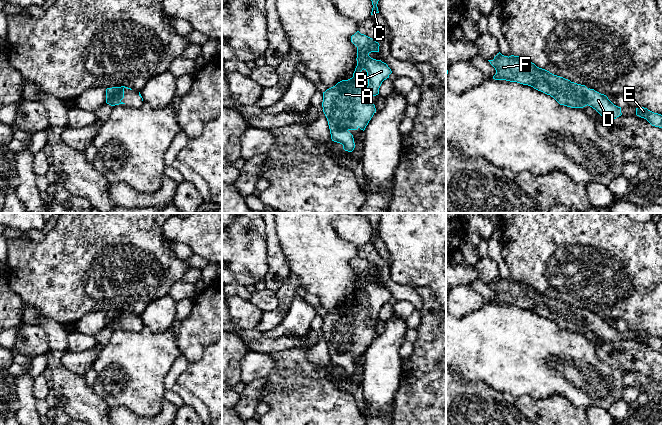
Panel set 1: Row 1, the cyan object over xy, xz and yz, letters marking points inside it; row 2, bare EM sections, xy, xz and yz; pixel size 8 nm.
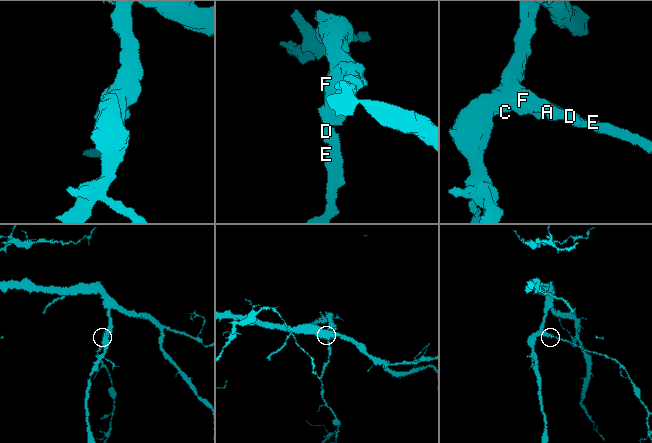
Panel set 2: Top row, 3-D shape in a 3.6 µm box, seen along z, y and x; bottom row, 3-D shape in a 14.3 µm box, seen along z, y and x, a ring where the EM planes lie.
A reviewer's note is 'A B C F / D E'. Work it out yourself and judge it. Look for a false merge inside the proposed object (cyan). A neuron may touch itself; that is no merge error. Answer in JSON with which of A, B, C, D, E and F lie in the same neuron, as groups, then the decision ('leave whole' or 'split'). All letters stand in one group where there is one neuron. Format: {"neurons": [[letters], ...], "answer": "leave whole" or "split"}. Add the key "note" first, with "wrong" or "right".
{"note": "wrong", "neurons": [["A", "B", "C", "D", "E", "F"]], "answer": "leave whole"}

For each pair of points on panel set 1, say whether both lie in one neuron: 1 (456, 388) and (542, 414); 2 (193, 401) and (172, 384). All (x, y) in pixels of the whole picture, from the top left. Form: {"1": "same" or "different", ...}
{"1": "same", "2": "same"}

